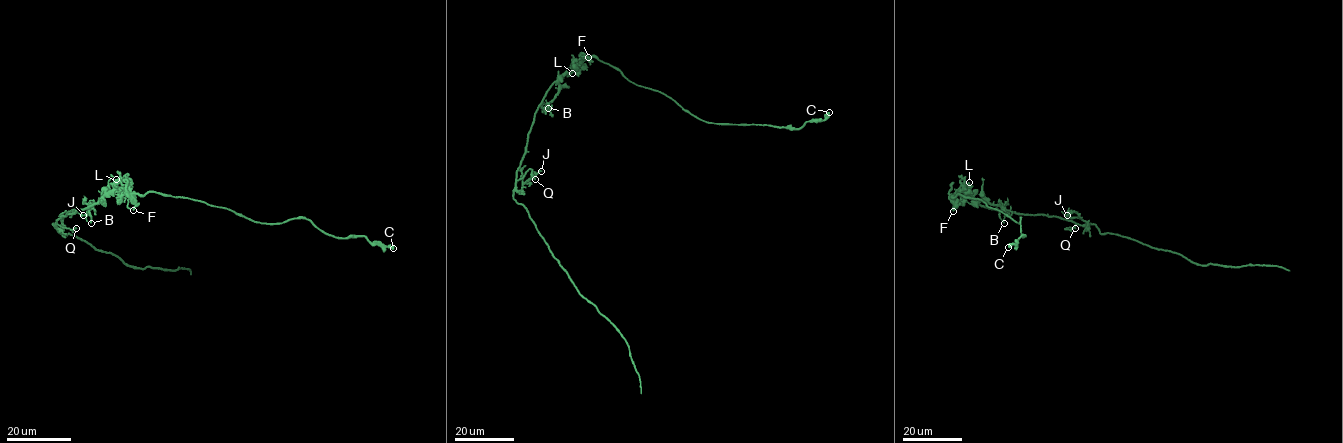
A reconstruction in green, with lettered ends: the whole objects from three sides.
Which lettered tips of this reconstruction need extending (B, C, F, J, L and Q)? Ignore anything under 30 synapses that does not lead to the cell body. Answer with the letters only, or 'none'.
none

